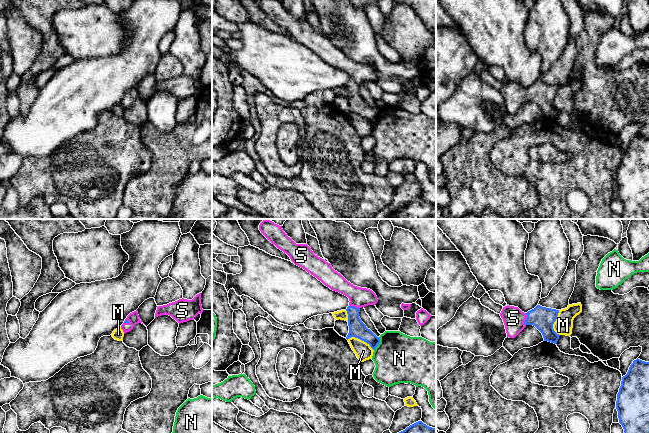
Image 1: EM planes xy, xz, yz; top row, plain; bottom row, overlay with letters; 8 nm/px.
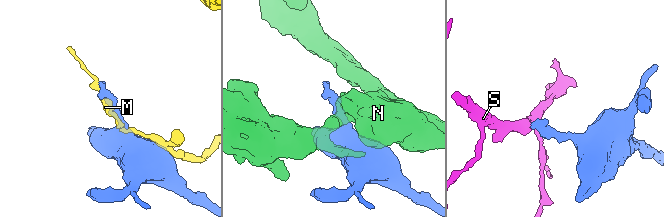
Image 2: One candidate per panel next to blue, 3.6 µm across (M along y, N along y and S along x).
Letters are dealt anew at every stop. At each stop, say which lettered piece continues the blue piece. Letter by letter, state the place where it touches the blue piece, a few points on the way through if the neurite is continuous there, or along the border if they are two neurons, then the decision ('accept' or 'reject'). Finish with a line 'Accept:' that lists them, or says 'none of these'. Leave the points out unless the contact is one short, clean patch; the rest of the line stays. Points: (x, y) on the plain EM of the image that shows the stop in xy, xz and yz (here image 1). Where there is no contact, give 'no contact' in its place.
M: xz (361, 115) | reject
N: xz (378, 119) | along xz (379, 113), (379, 119), (374, 126) | reject
S: yz (526, 95) | across yz (543, 94), (526, 95), (513, 94) | accept
Accept: S

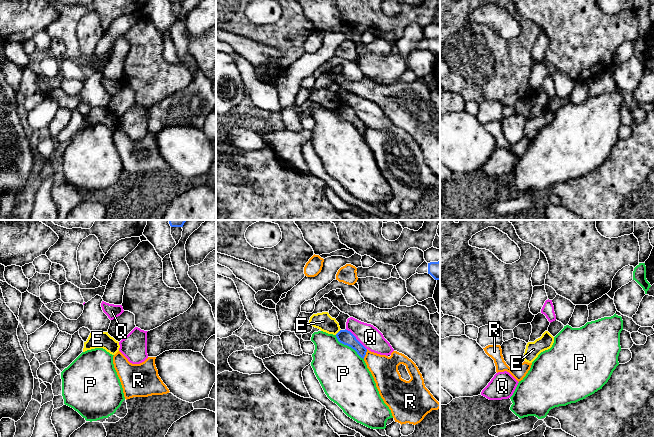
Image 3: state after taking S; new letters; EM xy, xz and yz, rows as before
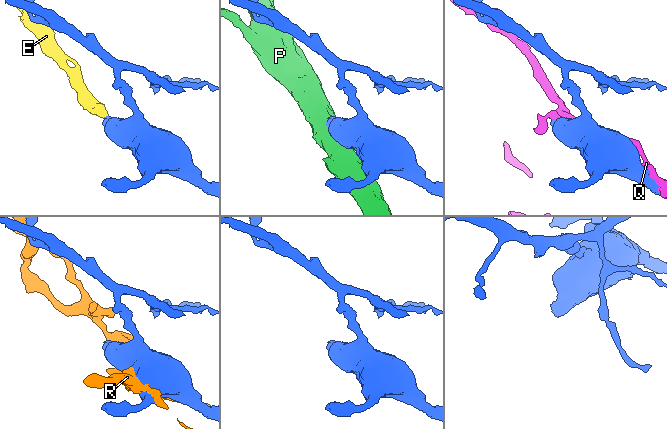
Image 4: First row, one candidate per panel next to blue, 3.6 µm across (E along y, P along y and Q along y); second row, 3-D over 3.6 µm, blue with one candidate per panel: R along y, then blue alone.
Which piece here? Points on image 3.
E: xz (338, 108) | along xz (340, 105), (335, 110) | reject
P: xz (348, 121) | reject
Q: xz (355, 114) | reject
R: xz (365, 130) | reject
Accept: none of these

